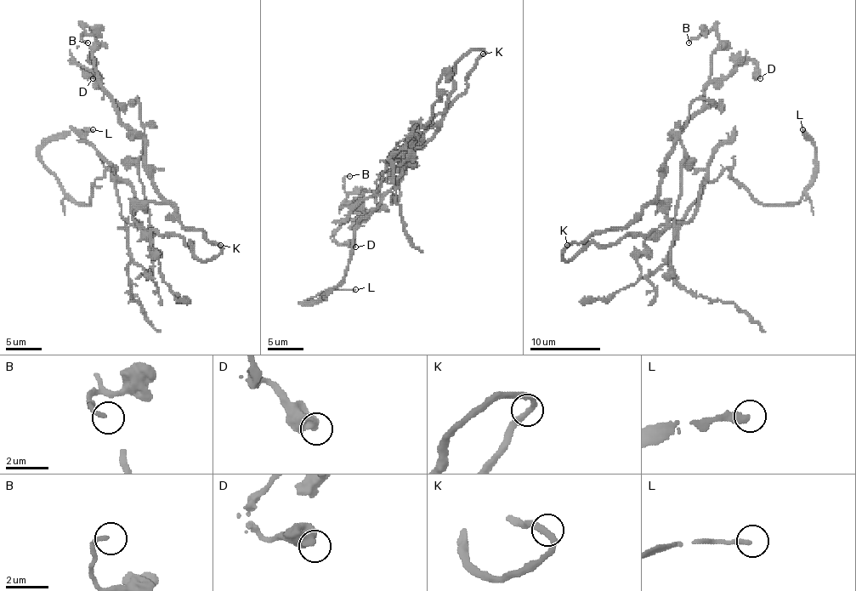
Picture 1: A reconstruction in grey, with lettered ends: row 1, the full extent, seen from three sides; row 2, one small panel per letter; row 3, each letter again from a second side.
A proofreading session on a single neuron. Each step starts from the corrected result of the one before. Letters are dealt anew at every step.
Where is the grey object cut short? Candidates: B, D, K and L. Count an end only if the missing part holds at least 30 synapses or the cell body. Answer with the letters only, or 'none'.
L

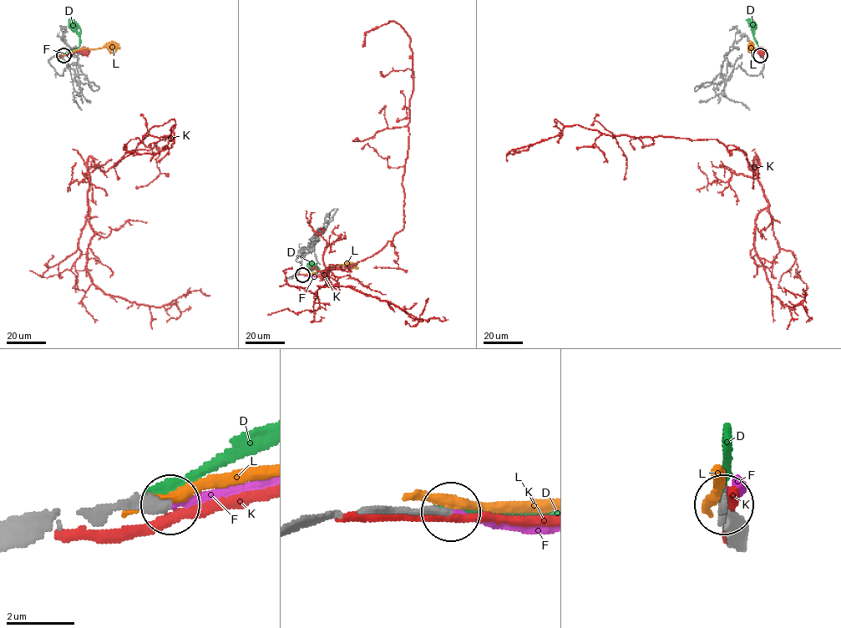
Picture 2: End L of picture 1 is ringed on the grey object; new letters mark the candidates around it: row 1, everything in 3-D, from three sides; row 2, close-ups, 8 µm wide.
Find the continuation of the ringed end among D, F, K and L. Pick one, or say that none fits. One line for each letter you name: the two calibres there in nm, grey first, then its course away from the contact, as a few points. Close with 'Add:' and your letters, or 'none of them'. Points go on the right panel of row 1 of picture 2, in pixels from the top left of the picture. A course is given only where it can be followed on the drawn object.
F: 280 nm thick on the grey side, 240 nm on the other
Add: F

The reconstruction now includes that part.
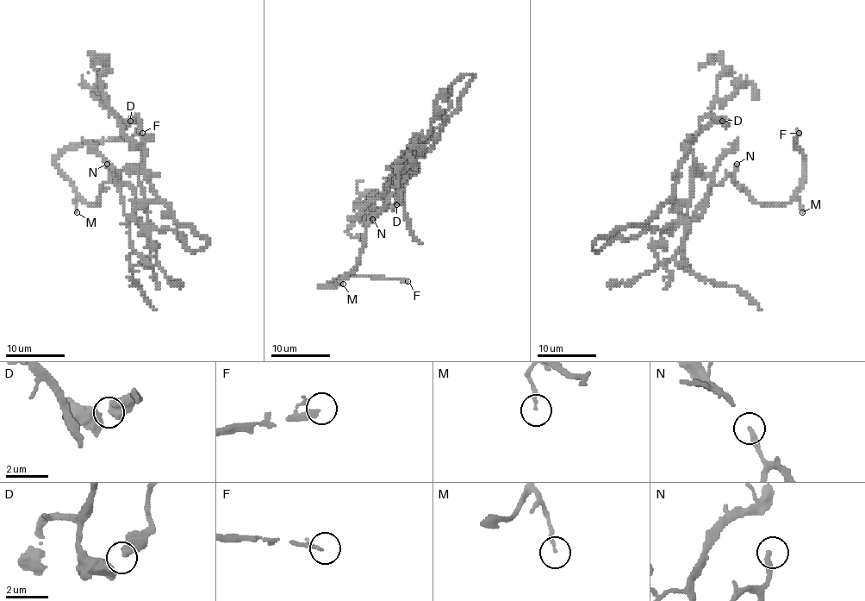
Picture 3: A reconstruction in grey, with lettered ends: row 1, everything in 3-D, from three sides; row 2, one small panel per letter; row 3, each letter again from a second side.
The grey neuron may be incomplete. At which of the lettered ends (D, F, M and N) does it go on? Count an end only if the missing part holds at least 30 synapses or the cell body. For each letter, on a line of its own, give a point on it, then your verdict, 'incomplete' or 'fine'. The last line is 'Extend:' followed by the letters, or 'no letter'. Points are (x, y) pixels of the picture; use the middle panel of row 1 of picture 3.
D: at (396, 204); fine
F: at (407, 281); incomplete
M: at (343, 284); fine
N: at (372, 219); fine
Extend: F

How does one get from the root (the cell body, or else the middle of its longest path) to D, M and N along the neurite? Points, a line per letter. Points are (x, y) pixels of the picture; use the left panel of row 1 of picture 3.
D: (124, 209), (126, 217), (133, 220), (138, 203), (158, 201), (145, 170), (140, 119), (134, 116), (130, 121)
M: (124, 209), (121, 181), (114, 174), (102, 184), (97, 203), (76, 201), (77, 212)
N: (124, 209), (120, 190), (121, 183), (109, 171), (107, 164)

